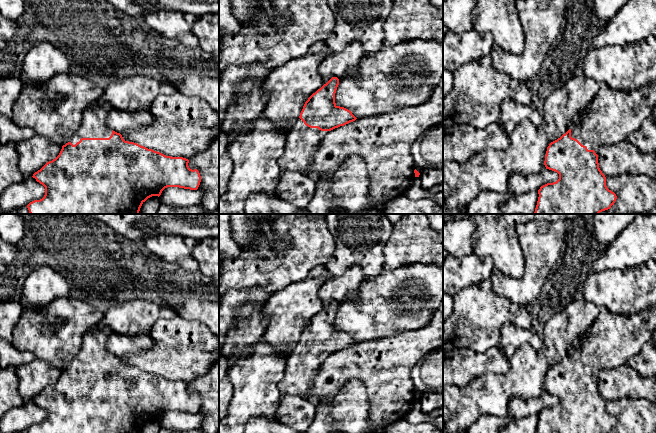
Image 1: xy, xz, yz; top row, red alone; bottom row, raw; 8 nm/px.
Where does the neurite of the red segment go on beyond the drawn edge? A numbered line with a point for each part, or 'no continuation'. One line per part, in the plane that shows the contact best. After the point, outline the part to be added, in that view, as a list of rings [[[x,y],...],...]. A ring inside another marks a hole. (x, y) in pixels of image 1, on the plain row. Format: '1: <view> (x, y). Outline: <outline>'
1: xy (90, 352). Outline: [[[86,340],[80,352],[72,359],[69,366],[75,369],[81,362],[109,362],[112,354],[98,343],[88,343]]]

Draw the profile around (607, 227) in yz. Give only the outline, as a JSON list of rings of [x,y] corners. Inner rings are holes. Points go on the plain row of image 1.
[[[594,214],[594,232],[601,246],[609,246],[632,223],[635,216],[636,214]]]

